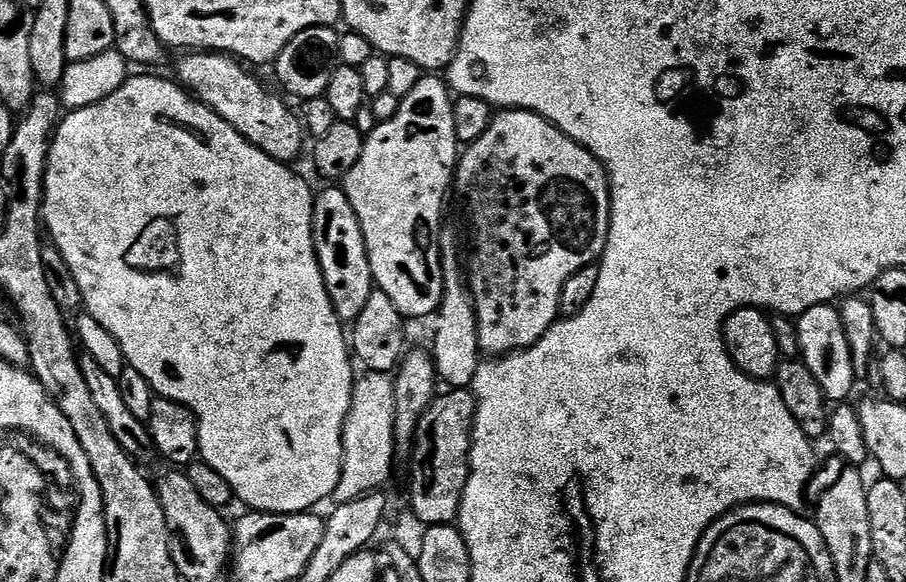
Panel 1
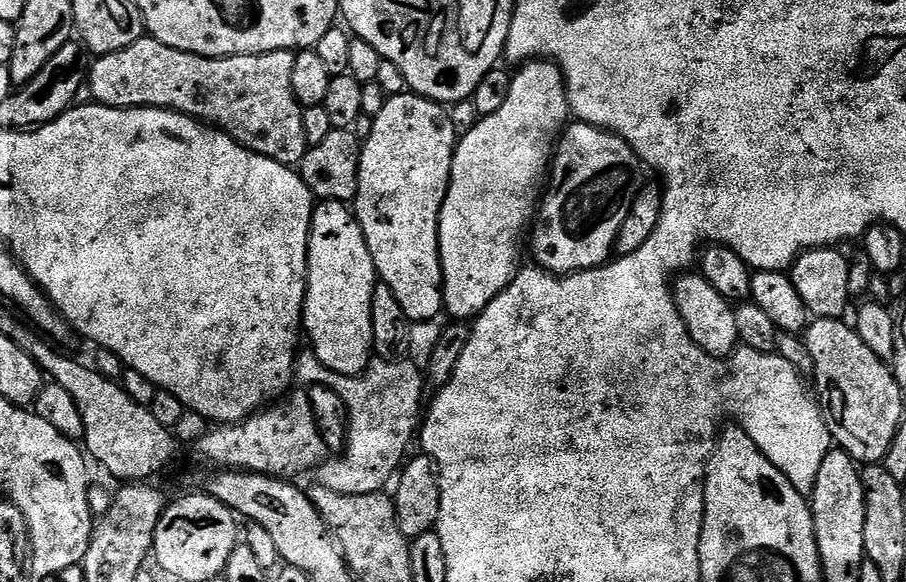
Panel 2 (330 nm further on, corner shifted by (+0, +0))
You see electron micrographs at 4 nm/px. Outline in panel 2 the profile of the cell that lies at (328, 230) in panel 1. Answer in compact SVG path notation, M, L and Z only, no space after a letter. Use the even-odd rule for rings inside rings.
M320 200L312 209L308 289L302 317L306 340L308 336L319 364L343 376L360 376L373 363L376 335L372 329L372 301L377 291L374 258L353 209L342 200Z

